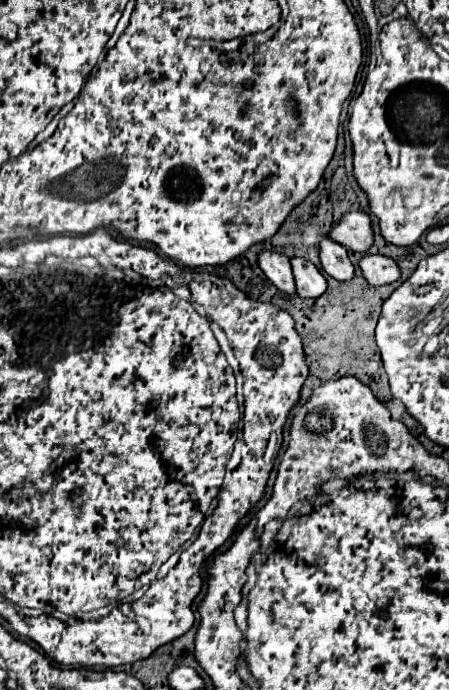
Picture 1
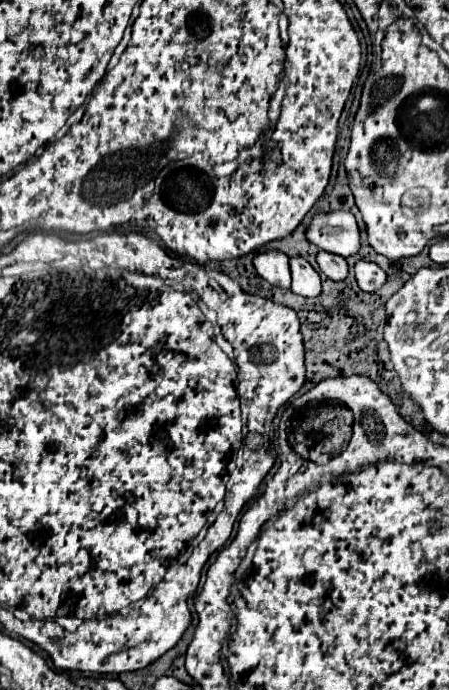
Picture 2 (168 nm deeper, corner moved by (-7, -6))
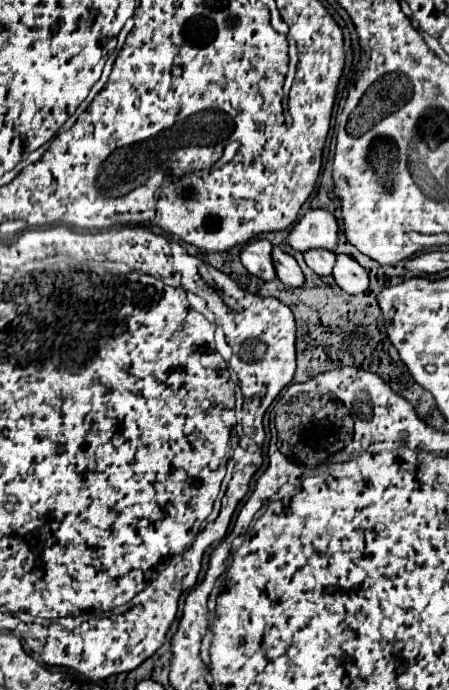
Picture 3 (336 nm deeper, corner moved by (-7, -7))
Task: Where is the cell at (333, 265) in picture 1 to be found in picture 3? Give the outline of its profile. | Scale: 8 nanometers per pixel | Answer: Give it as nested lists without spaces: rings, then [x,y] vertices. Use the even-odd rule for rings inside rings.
[[[315,248],[315,250],[303,252],[303,260],[315,274],[329,276],[331,270],[333,270],[335,254],[331,250],[325,250],[325,248]]]

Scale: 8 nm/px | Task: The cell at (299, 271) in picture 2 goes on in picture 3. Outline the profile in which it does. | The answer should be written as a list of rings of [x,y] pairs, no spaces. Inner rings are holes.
[[[273,246],[271,256],[273,256],[275,274],[277,274],[277,278],[279,278],[283,284],[297,288],[297,286],[301,286],[301,284],[305,282],[301,268],[297,266],[297,262],[295,262],[295,258],[293,258],[291,254],[283,252],[279,246]]]

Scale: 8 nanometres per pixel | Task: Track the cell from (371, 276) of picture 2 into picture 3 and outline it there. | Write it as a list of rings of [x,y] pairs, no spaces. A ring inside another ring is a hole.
[[[345,254],[337,256],[331,276],[335,284],[347,294],[359,294],[369,288],[369,278],[365,268],[361,268],[351,256],[345,256]]]

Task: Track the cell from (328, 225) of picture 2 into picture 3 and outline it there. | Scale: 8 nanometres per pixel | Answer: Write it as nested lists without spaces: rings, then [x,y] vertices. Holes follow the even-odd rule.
[[[309,210],[283,240],[293,250],[305,252],[311,248],[333,250],[337,246],[337,220],[327,210]]]

